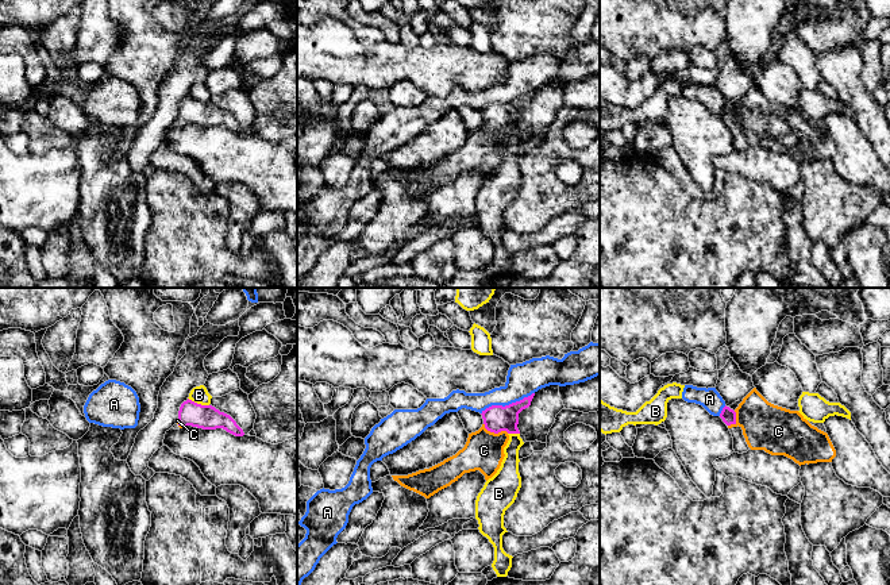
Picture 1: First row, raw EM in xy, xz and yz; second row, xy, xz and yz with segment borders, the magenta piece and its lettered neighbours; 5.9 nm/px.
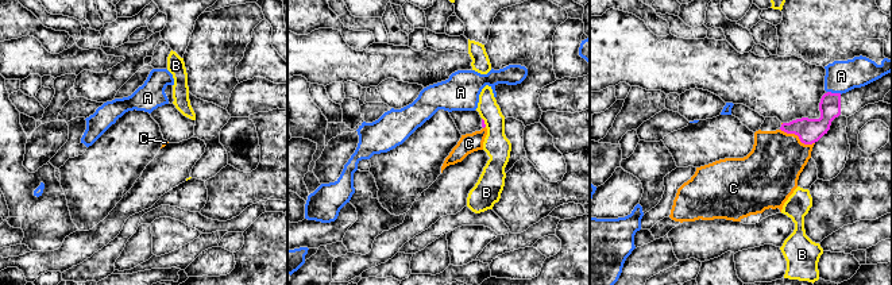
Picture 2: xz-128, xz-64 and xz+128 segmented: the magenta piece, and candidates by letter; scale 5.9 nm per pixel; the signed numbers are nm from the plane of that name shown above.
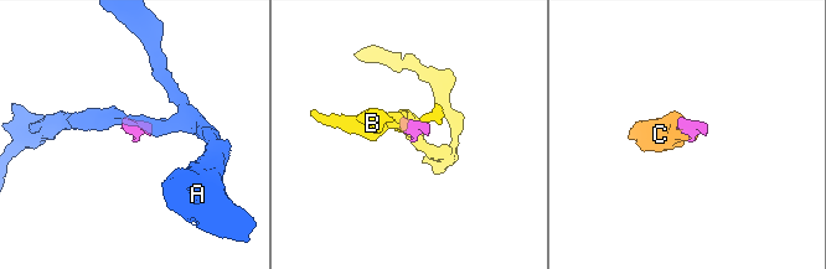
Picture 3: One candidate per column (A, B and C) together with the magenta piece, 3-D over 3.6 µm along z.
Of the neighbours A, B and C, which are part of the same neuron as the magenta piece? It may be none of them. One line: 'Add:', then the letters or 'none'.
Add: C

